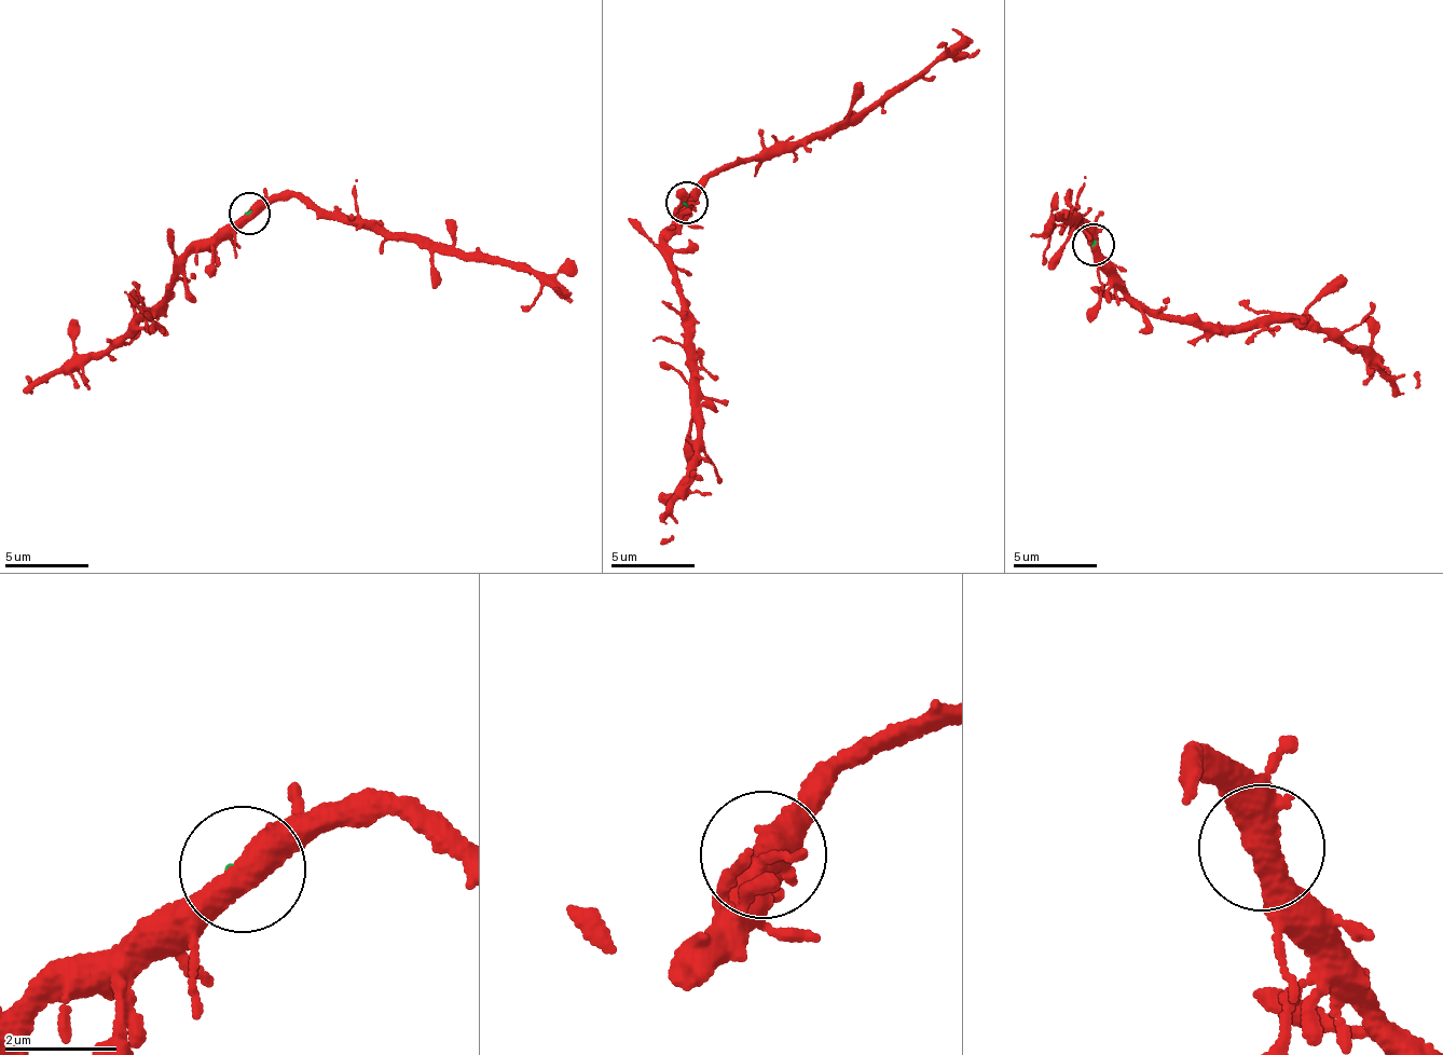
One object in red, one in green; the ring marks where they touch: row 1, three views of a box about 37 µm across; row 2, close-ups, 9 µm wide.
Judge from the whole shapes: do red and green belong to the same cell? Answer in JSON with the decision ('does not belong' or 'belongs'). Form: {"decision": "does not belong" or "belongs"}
{"decision": "does not belong"}

